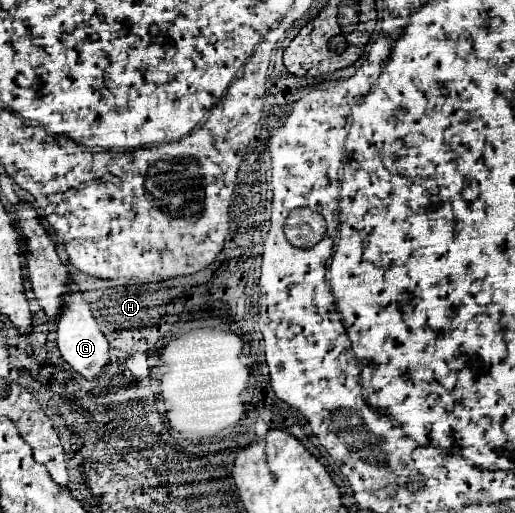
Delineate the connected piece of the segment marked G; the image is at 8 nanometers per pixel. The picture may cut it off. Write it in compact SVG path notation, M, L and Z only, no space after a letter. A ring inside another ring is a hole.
M70 282L68 288L72 290L70 294L64 296L64 308L62 314L58 318L58 348L64 356L64 360L78 372L82 374L86 380L94 380L98 376L102 376L104 368L110 364L110 344L106 340L106 336L100 332L98 322L94 320L88 302L82 298L82 292L76 290L76 284Z

